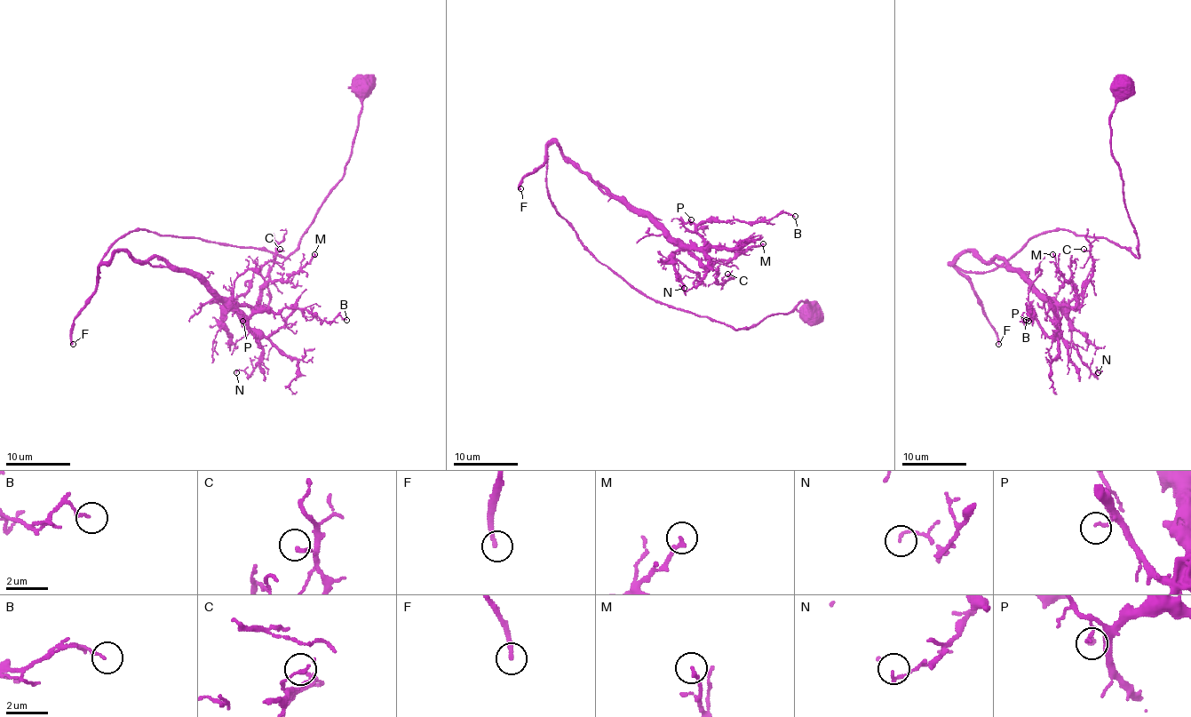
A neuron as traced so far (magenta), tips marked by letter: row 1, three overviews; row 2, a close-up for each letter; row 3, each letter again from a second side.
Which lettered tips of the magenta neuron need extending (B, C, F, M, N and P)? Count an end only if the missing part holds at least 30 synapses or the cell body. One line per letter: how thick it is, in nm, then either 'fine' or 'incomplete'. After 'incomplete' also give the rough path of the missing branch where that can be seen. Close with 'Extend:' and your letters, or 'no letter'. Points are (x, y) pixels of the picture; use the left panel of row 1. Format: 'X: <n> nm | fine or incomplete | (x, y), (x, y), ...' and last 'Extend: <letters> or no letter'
B: 140 nm | fine
C: 160 nm | fine
F: 200 nm | incomplete | (73, 344), (79, 368), (65, 378), (131, 348), (161, 312), (125, 380), (63, 372), (82, 338)
M: 160 nm | fine
N: 140 nm | fine
P: 110 nm | fine
Extend: F

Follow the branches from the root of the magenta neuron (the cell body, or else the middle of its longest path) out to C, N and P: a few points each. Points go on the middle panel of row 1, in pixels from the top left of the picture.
C: (813, 313), (799, 301), (733, 329), (644, 296), (552, 205), (546, 148), (641, 208), (719, 283), (727, 274)
N: (813, 313), (799, 301), (733, 329), (631, 288), (552, 205), (551, 144), (703, 253), (707, 275), (684, 288)
P: (813, 313), (799, 301), (733, 329), (644, 296), (552, 205), (546, 148), (702, 246), (691, 219)

